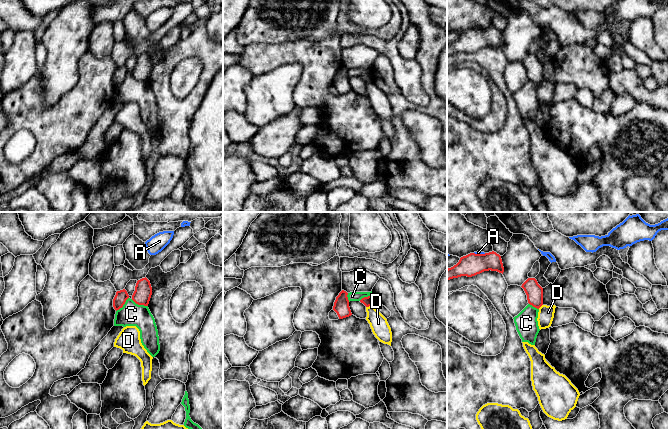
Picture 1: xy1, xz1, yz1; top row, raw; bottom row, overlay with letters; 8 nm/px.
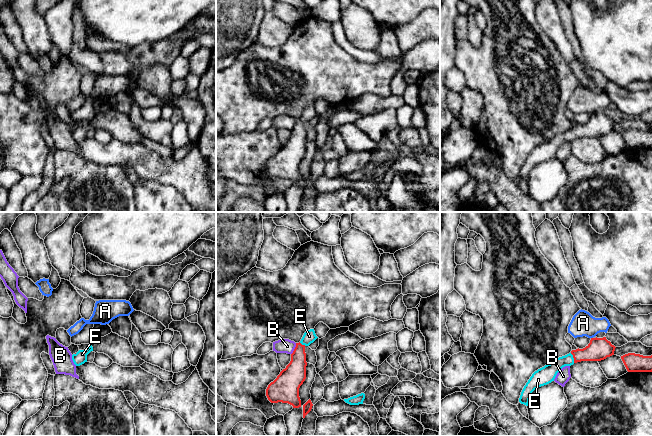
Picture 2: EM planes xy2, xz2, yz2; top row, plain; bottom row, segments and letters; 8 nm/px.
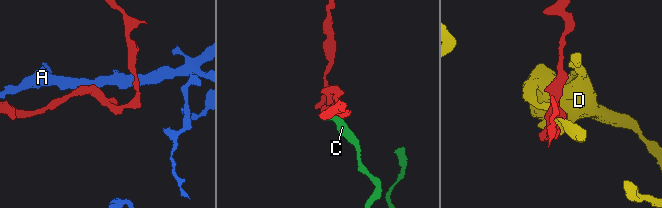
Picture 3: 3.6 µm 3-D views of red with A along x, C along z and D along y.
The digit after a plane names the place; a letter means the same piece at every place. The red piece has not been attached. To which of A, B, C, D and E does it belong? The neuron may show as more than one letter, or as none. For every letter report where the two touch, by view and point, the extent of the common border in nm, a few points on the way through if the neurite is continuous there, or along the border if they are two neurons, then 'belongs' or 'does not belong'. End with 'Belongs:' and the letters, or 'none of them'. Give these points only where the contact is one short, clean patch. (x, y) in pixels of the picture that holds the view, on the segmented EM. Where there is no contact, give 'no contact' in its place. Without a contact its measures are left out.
A: contact yz1 (480, 254); length 100 nm; border yz1 (474, 252), (485, 253); does not belong
B: contact xz2 (294, 349); length 100 nm; border xz2 (296, 343), (291, 354); does not belong
C: contact xy1 (139, 304); length 150 nm; border xy1 (131, 299), (138, 304), (147, 306); does not belong
D: contact xz1 (369, 305); length 60 nm; border xz1 (372, 305), (366, 307); does not belong
E: contact yz2 (573, 357); length 90 nm; way yz2 (598, 349), (573, 357), (560, 362), (547, 374); belongs
Belongs: E

